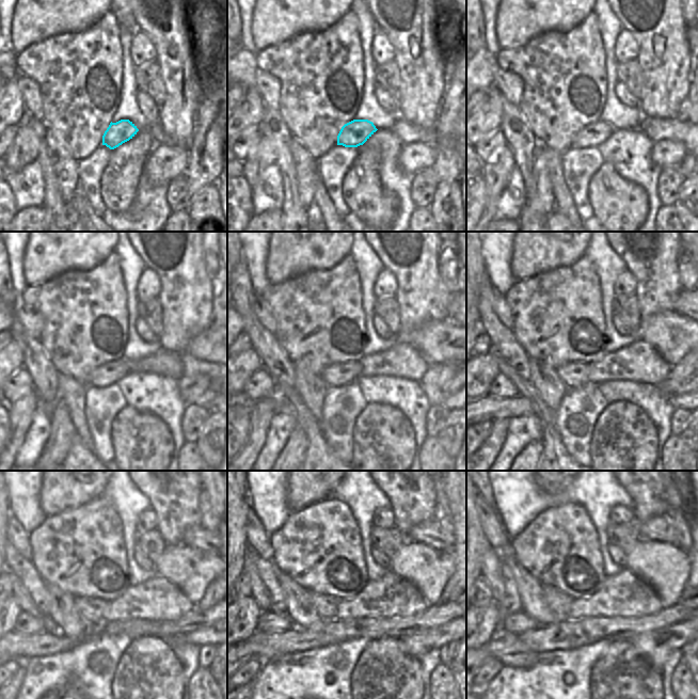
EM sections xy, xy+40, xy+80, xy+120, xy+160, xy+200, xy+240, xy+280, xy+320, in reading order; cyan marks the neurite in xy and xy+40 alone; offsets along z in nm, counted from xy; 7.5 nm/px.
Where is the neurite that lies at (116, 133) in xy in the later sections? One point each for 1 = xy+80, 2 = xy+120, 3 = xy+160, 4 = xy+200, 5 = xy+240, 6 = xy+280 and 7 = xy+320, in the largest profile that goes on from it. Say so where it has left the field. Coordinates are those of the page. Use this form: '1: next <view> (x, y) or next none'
1: next xy+80 (592, 134)
2: next xy+120 (108, 374)
3: next xy+160 (336, 375)
4: next xy+200 (574, 375)
5: next xy+240 (90, 609)
6: next xy+280 (326, 606)
7: next xy+320 (558, 602)

